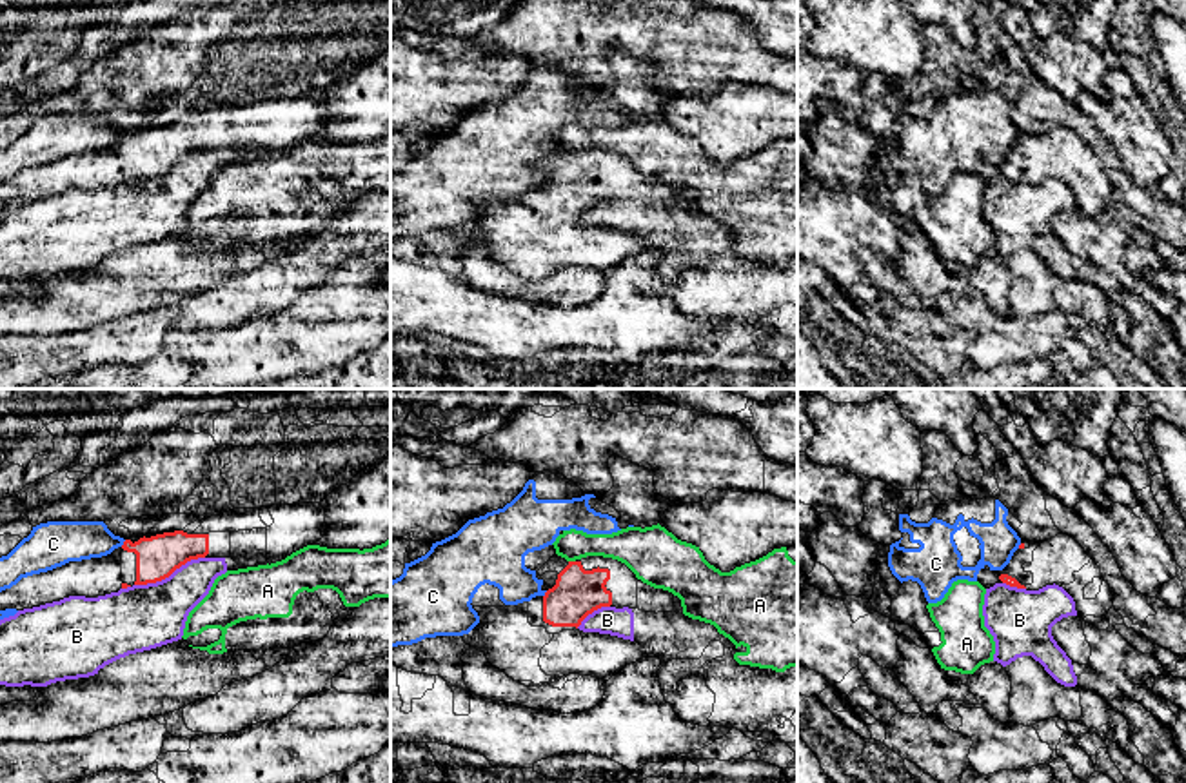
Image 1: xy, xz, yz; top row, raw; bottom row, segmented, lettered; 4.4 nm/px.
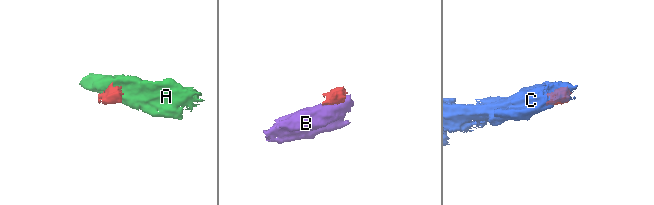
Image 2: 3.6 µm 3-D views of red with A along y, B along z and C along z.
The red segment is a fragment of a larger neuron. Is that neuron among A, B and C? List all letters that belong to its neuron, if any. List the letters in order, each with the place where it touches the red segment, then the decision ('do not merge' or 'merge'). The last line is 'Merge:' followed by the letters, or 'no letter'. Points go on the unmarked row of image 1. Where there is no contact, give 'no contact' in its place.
A: contact xz (573, 155); do not merge
B: contact xy (169, 168); do not merge
C: contact xy (124, 137); do not merge
Merge: no letter

